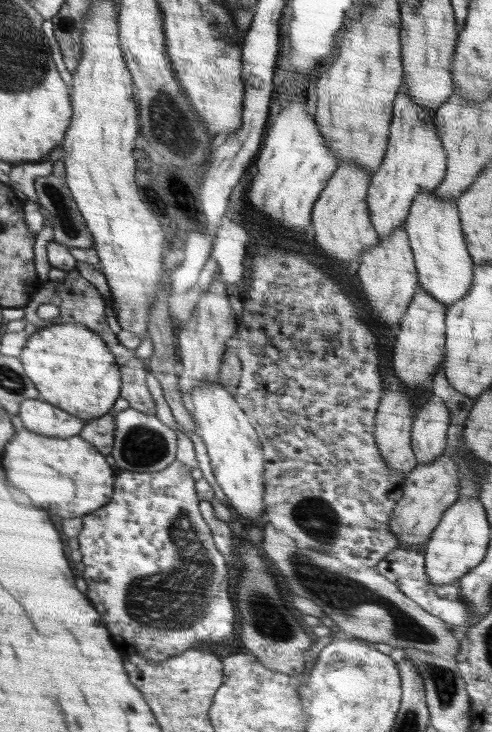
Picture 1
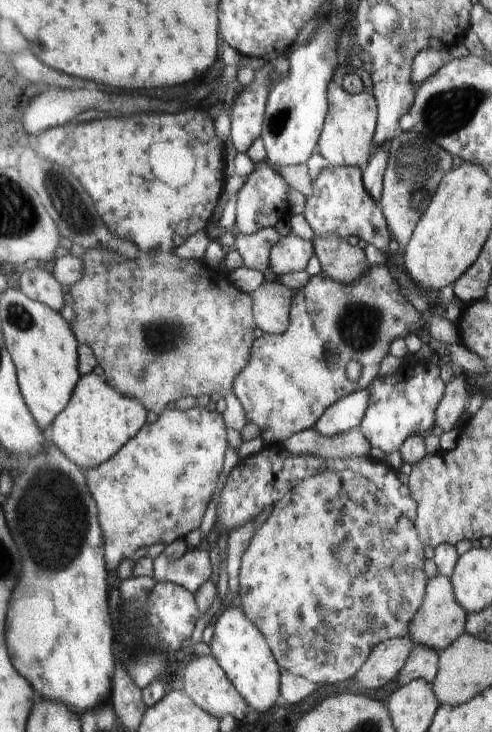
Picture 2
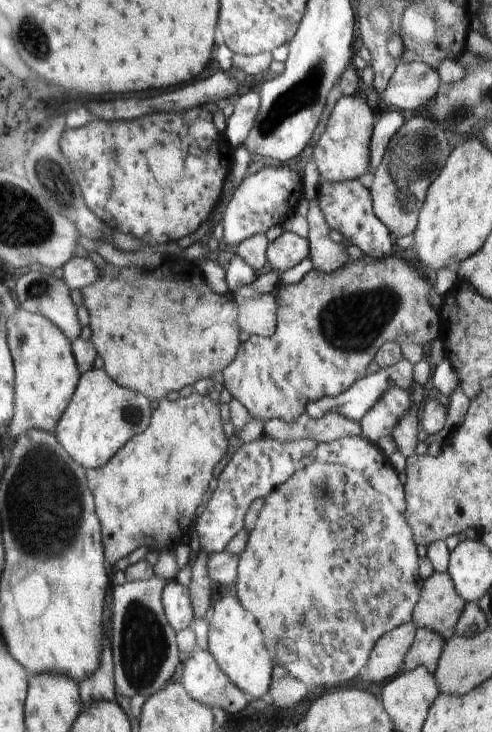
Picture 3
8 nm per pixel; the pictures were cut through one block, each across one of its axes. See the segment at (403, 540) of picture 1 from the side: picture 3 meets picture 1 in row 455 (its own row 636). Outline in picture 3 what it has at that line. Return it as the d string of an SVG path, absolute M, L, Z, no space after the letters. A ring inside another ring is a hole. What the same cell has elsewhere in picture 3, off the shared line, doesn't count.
M434 571L423 581L420 600L413 608L411 621L416 628L432 630L445 641L454 635L465 605L448 571Z

